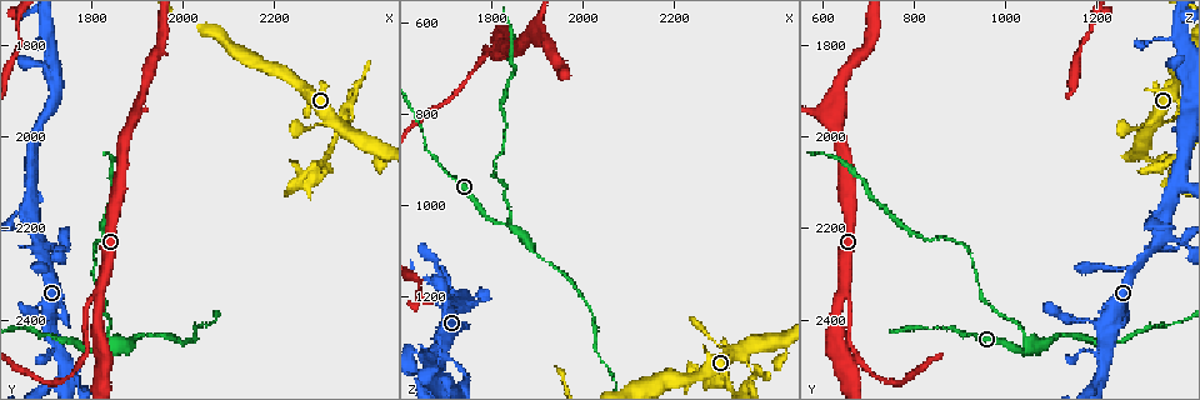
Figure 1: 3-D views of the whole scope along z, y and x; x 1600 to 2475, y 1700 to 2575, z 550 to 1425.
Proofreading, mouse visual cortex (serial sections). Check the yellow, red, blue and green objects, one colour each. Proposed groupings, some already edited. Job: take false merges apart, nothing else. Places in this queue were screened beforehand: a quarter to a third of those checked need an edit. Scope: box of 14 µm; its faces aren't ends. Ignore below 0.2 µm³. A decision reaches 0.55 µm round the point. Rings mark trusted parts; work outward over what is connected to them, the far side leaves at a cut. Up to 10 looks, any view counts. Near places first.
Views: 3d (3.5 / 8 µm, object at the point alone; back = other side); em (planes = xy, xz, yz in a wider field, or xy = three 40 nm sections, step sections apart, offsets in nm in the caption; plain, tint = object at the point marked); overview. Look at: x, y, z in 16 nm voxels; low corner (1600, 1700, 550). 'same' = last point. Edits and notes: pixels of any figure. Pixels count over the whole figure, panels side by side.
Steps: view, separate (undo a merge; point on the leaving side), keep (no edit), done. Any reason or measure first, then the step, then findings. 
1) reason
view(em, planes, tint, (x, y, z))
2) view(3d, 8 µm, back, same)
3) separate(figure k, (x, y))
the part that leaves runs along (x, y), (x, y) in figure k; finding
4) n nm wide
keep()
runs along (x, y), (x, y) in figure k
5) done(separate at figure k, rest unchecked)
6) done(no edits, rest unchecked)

calibre changes
view(3d, 3.5 µm, (1850, 2455, 1055))

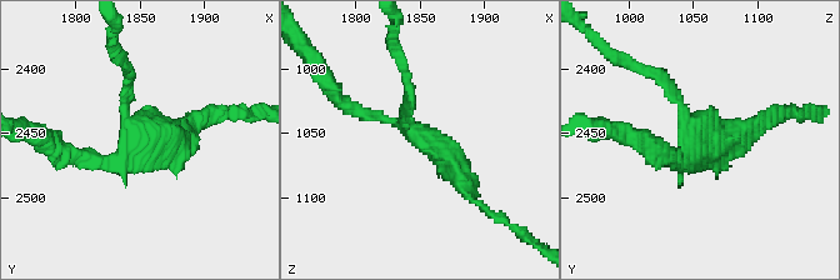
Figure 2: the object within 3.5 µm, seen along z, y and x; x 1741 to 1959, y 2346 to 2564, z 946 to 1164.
view(em, planes, tint, (1850, 2454, 1048))

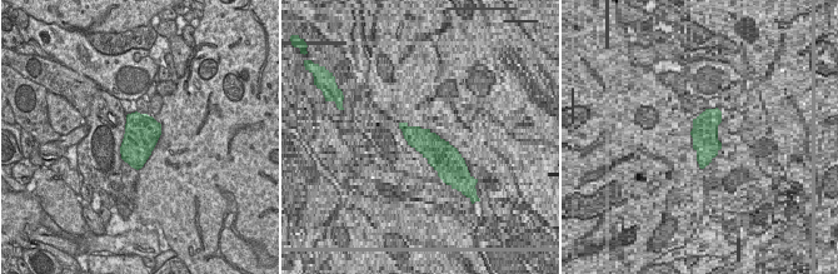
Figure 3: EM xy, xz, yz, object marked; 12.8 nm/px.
another direction
view(em, xy, step 1, tint, same)

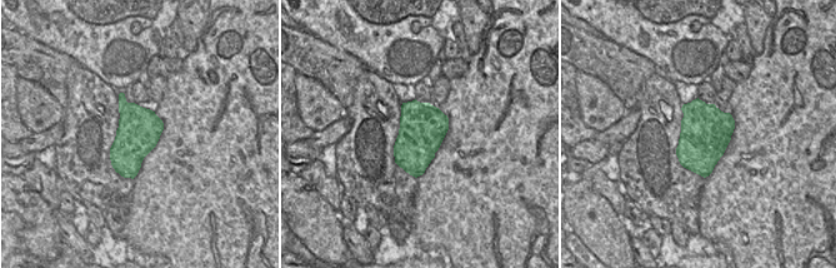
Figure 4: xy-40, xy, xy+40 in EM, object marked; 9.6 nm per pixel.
separate(figure 2, (663, 80))
the part that leaves runs along (689, 116), (656, 74), (599, 43) in figure 2; two cells meet here

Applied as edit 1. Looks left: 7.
view(3d, 8 µm, (1815, 2335, 655))

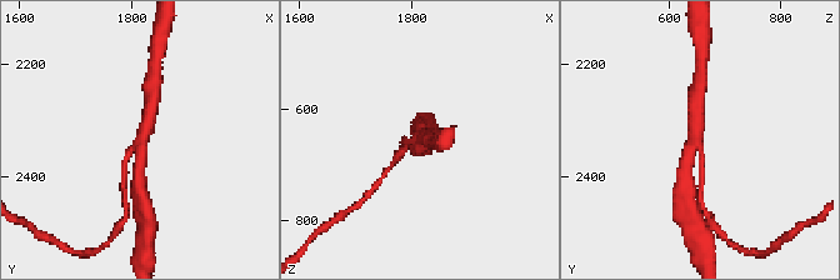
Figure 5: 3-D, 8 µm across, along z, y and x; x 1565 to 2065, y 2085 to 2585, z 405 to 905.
3 arms; arms of 150, 400, 450 nm
view(em, planes, tint, (1815, 2340, 650))

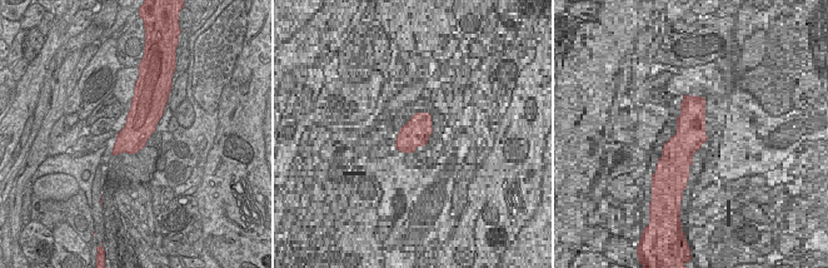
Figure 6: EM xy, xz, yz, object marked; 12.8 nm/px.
keep()
runs along (153, 108), (139, 141), (139, 176) in figure 5; all the same cell

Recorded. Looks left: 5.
four arms meet
view(em, xy, step 1, tint, (1680, 2230, 1330))

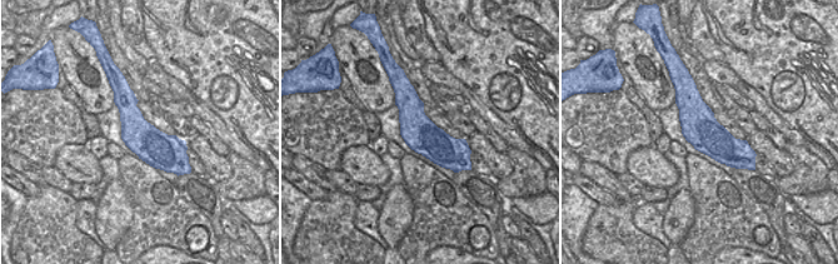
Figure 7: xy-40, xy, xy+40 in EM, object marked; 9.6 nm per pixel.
see where the arms go
view(3d, 3.5 µm, same)

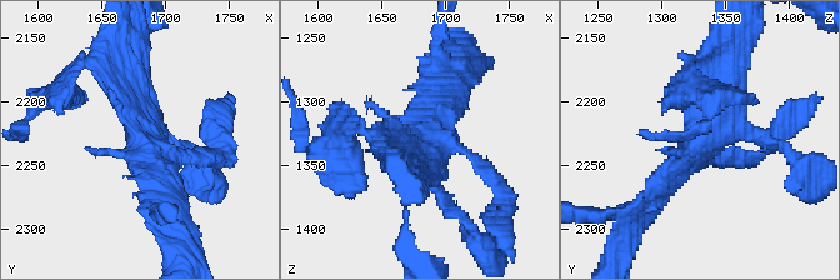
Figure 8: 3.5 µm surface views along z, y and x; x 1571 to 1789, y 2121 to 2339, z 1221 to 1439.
keep()
runs along (646, 204), (726, 108), (730, 70) in figure 8; continuous, no second cell

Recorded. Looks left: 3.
sudden change in width
view(3d, 3.5 µm, (2370, 1945, 1375))

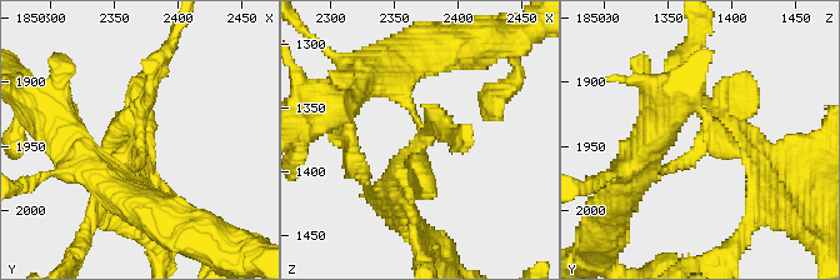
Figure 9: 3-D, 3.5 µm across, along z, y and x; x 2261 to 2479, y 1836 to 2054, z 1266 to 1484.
need the tissue
view(em, planes, tint, (2370, 1948, 1374))

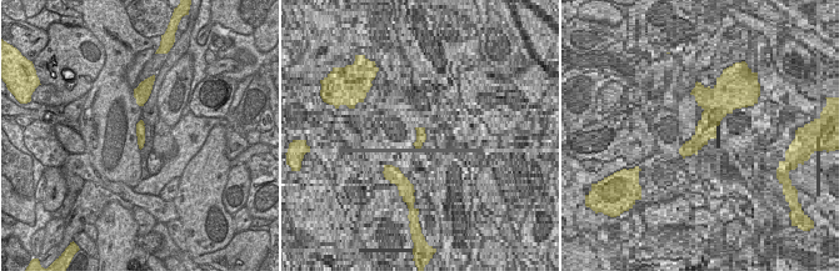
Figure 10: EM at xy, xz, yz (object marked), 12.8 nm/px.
separate(figure 9, (410, 225))
the part that leaves runs along (400, 170), (400, 201), (373, 195) in figure 9; a second cell is stuck on

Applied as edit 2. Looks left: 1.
done(separate at figure 2, separate at figure 9, rest unchecked)

